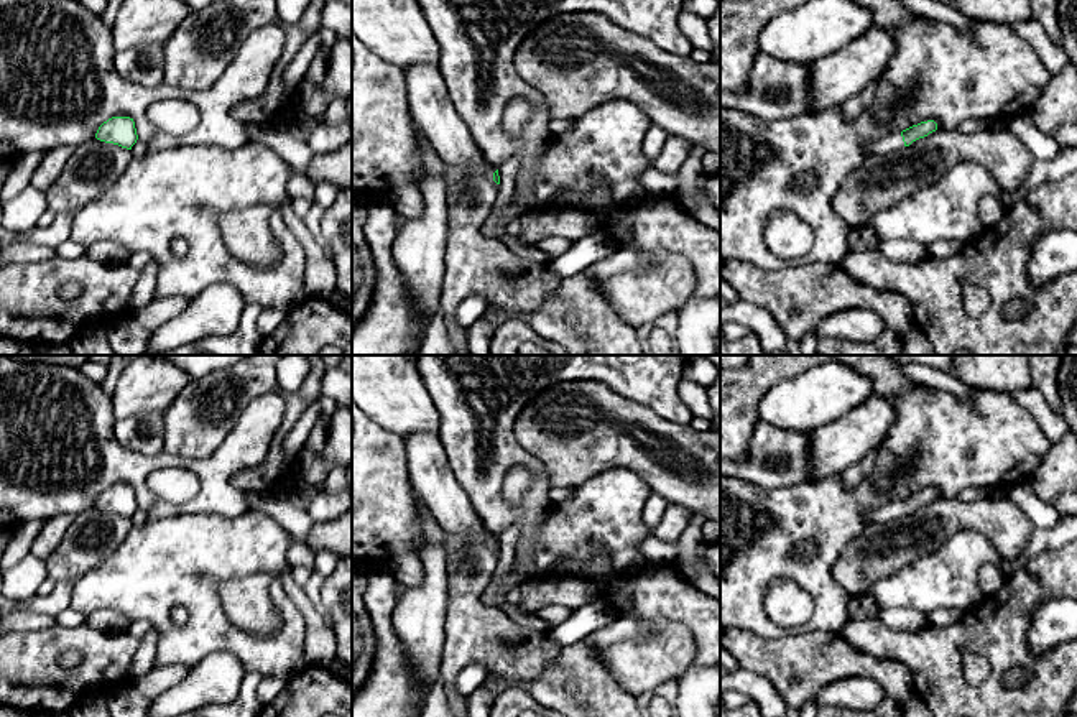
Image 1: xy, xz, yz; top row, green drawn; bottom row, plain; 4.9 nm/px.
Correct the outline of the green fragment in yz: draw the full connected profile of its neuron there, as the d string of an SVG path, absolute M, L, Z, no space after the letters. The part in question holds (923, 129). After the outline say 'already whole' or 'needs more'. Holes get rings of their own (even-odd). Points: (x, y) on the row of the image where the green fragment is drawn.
M934 120L921 122L903 132L896 132L885 138L867 143L865 153L867 156L890 155L898 150L903 150L904 146L909 146L913 141L924 138L936 130L937 130L937 123Z; needs more

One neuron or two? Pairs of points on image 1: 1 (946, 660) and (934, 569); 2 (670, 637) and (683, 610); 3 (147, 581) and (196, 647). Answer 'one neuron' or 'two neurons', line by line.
1: two neurons
2: two neurons
3: one neuron

